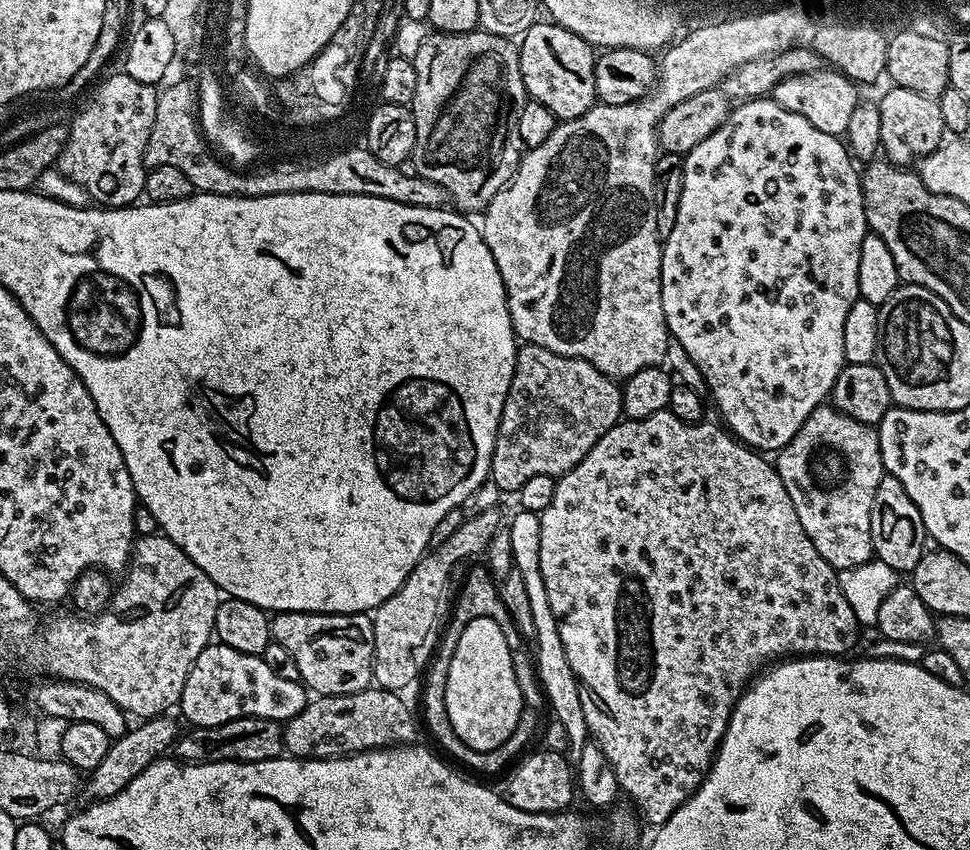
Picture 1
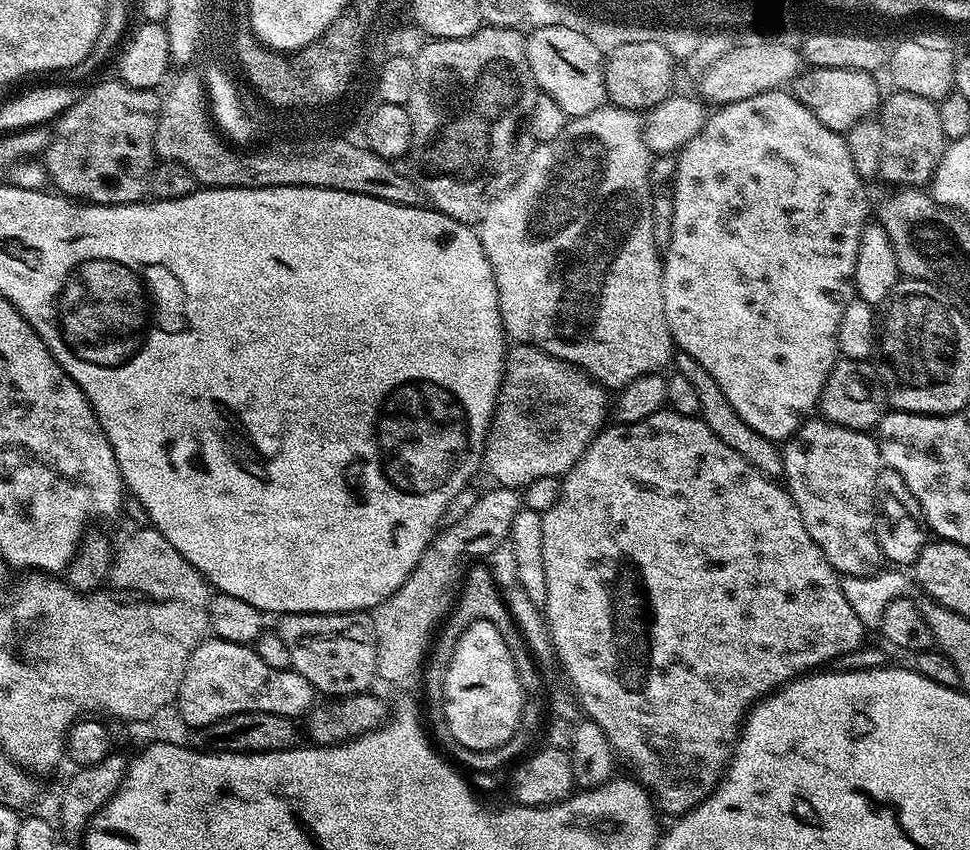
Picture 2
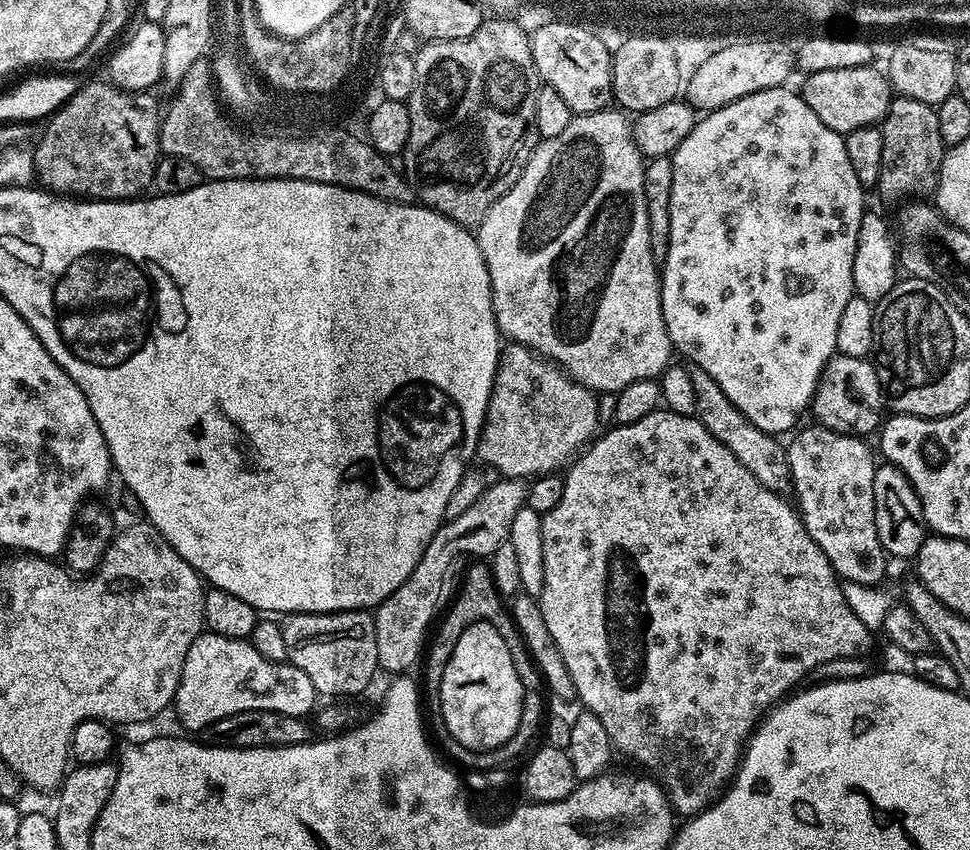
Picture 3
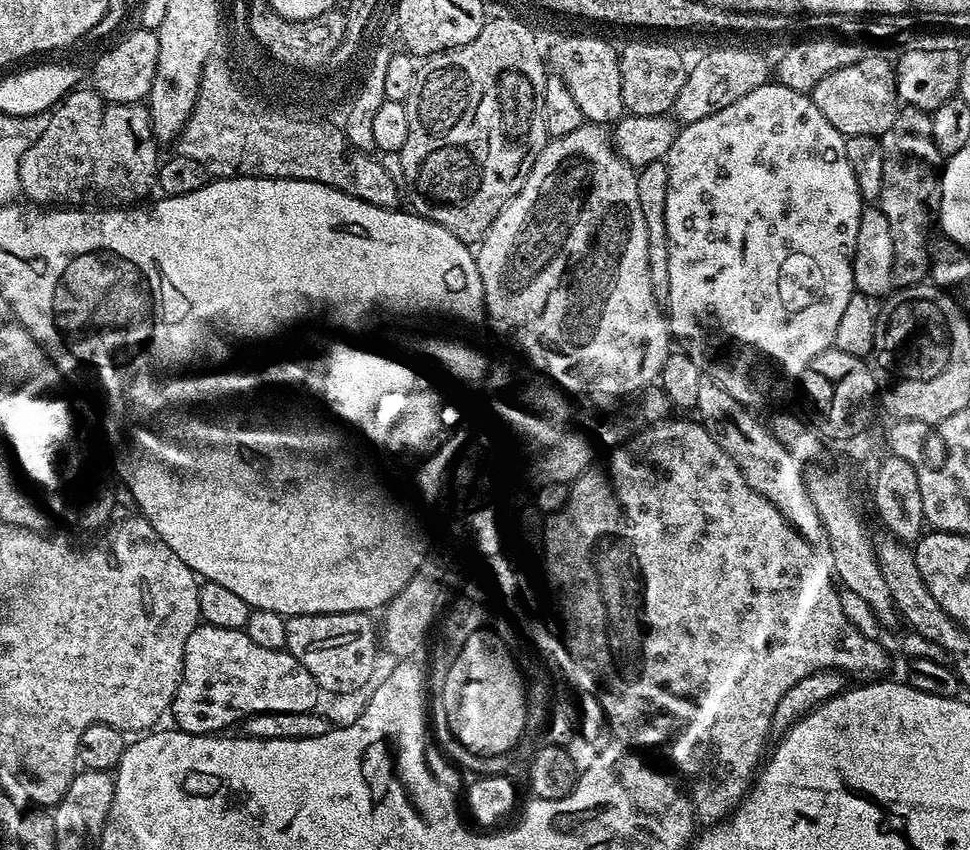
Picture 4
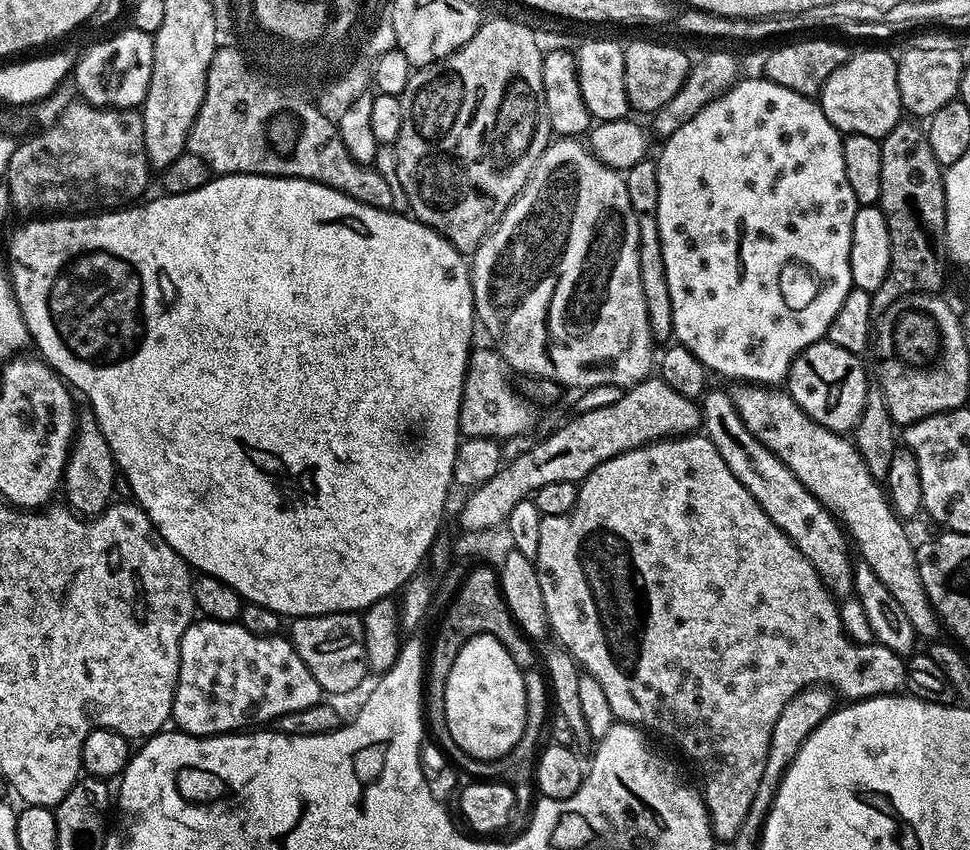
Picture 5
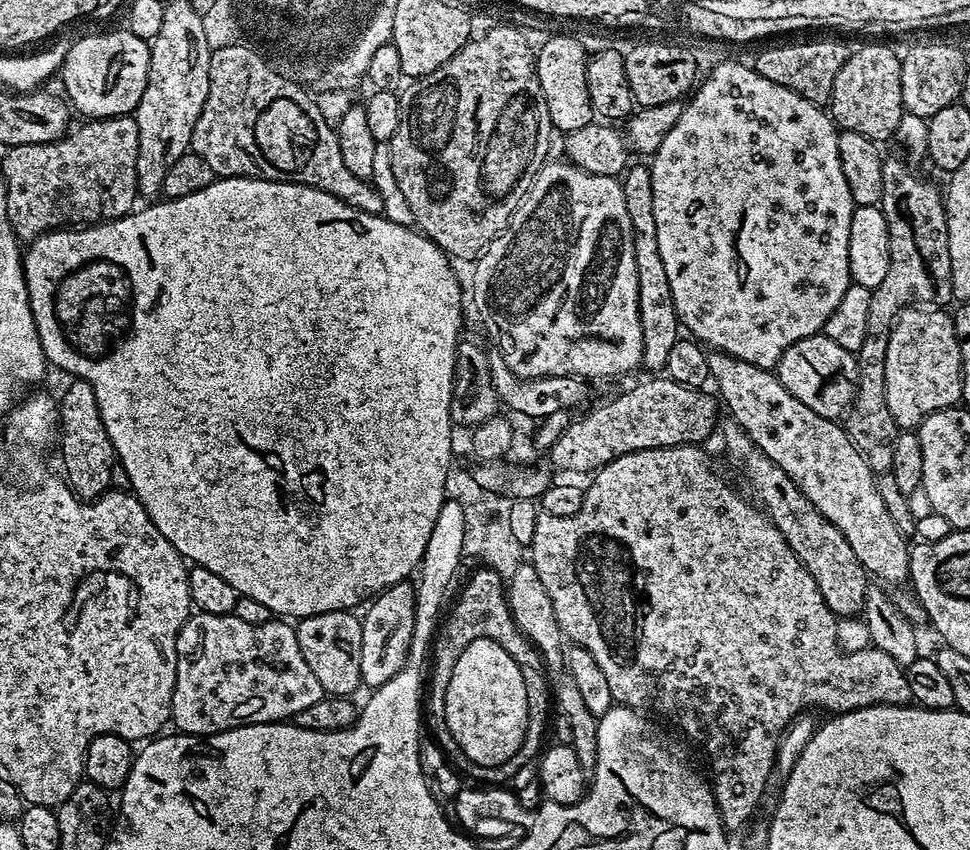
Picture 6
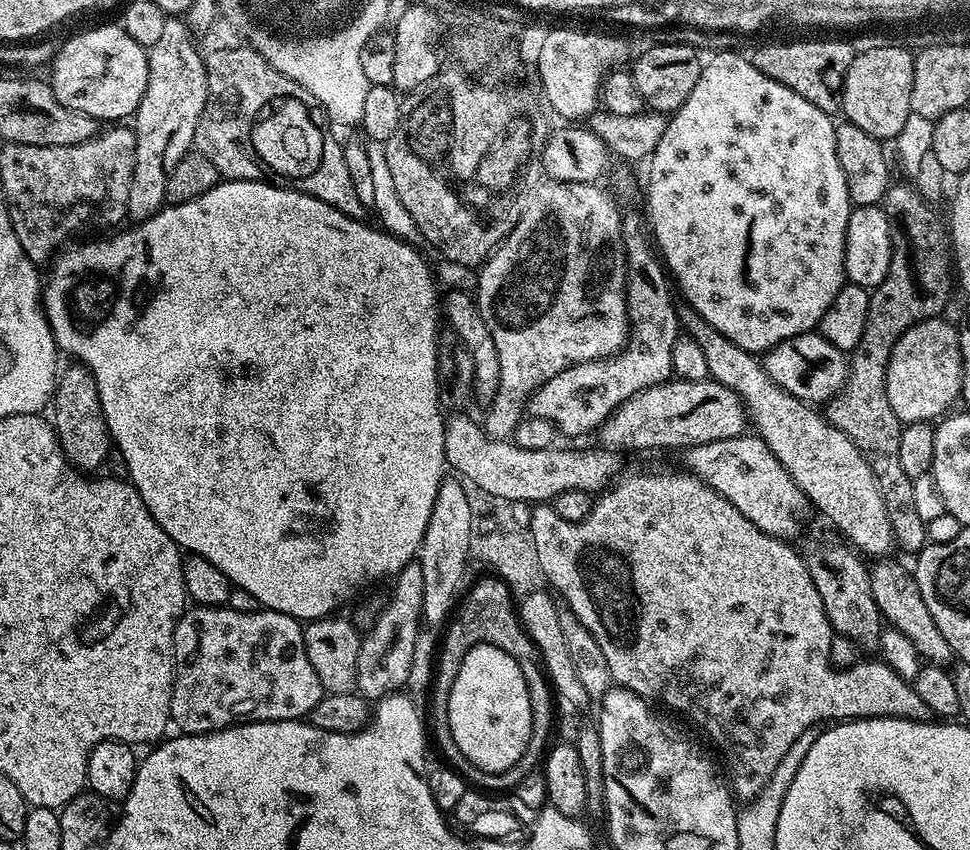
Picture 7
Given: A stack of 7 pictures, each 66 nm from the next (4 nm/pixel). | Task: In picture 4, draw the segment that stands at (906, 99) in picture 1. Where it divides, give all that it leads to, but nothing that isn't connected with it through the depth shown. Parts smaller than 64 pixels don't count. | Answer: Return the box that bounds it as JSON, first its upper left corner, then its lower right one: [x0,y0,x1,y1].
[878,107,942,288]

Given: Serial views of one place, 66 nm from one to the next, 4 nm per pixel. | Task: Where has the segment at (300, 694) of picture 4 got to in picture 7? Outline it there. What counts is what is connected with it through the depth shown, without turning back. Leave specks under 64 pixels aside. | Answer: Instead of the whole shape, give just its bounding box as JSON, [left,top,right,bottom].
[170,606,325,734]

